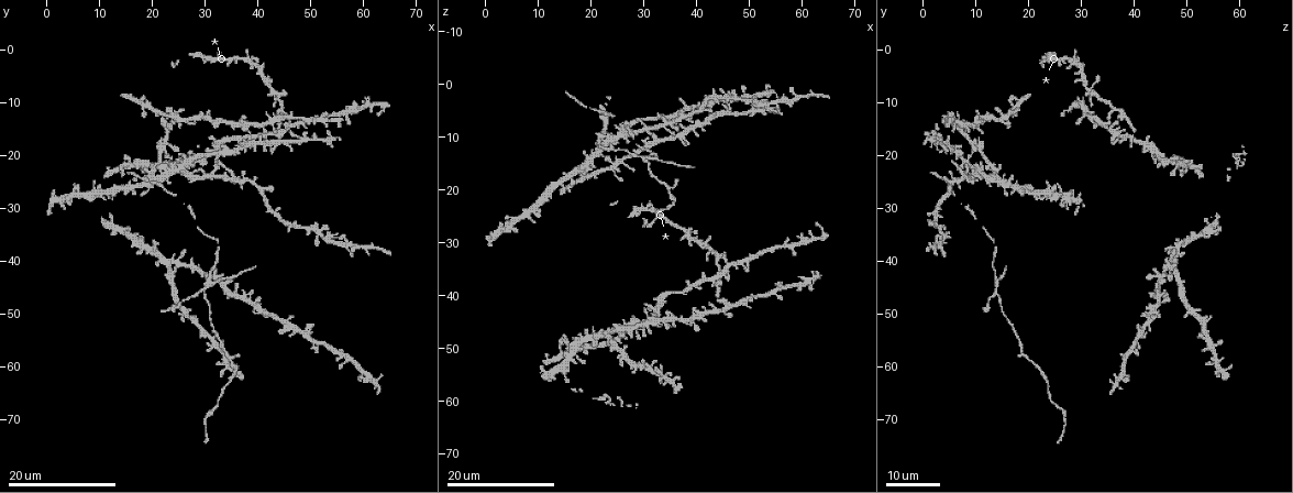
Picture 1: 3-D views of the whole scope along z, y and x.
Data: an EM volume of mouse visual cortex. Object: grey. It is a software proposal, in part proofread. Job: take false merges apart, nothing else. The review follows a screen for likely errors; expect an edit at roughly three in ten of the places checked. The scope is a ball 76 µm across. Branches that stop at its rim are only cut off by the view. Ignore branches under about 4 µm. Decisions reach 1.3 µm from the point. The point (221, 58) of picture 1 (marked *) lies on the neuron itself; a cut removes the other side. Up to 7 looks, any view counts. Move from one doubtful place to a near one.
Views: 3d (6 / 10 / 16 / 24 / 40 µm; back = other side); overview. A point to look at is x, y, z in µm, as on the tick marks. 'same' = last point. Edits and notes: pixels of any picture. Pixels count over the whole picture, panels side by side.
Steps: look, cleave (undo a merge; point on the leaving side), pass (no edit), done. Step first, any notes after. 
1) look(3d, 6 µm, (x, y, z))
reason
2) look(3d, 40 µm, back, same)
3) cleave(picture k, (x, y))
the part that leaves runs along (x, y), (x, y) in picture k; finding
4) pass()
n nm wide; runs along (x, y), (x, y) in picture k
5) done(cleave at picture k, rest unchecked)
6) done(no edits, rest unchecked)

look(3d, 16 µm, (35.0, 25.0, 7.0))
four arms meet

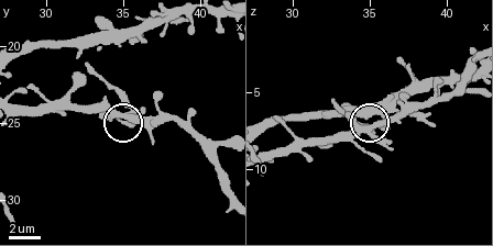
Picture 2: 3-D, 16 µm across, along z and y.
look(3d, 10 µm, (35.0, 24.4, 7.4))

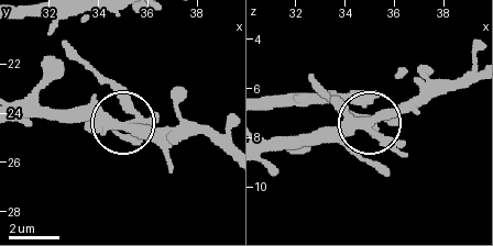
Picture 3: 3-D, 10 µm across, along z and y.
cleave(picture 3, (120, 97))
4 arms; two neurons meet here

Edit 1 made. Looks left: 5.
look(overview)

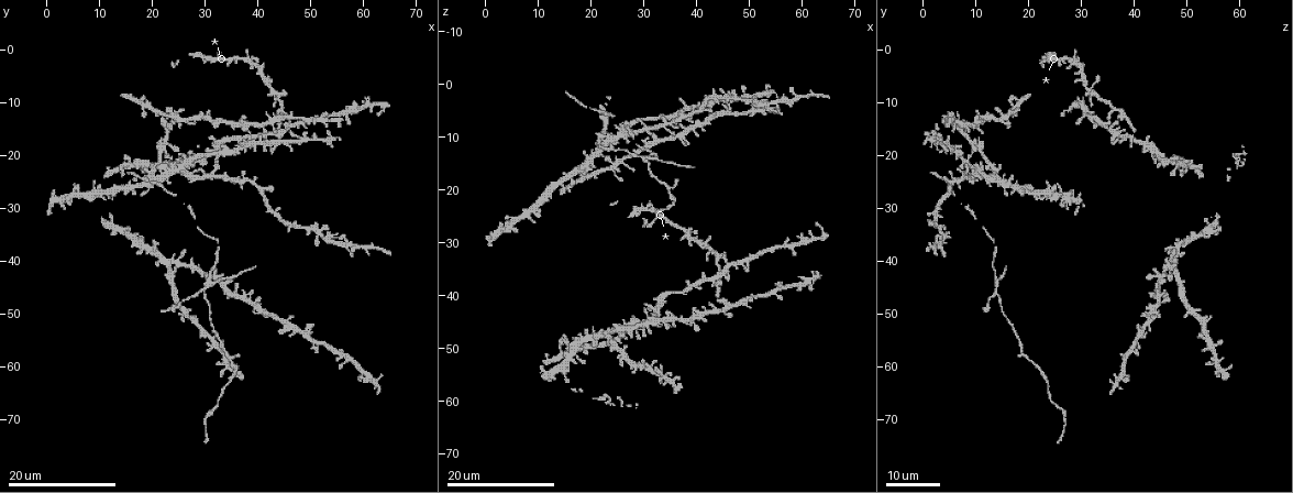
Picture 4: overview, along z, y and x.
look(3d, 16 µm, (31.0, 44.5, 14.5))
branch point

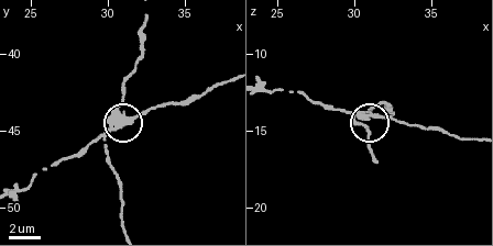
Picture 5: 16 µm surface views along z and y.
look(3d, 10 µm, (30.8, 44.6, 14.2))

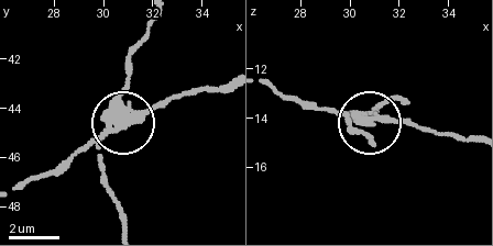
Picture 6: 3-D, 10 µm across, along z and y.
cleave(picture 6, (85, 148))
the part that leaves runs along (109, 127), (23, 182) in picture 6; a second neuron is stuck on

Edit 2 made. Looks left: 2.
done(cleave at picture 3, cleave at picture 6, rest unchecked)

